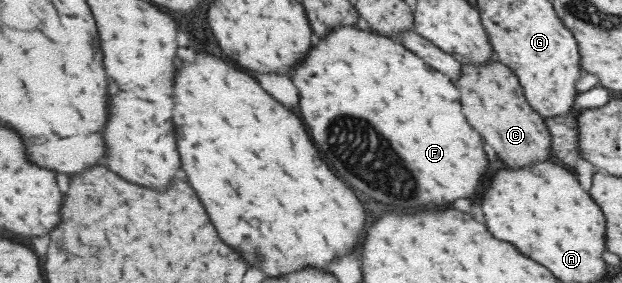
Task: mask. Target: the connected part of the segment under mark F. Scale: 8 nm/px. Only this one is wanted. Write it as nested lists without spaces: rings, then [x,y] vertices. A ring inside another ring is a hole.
[[[342,23],[323,41],[299,63],[293,71],[293,81],[301,91],[301,115],[321,153],[337,169],[337,175],[371,195],[371,199],[397,209],[429,209],[451,205],[457,199],[473,199],[487,177],[487,157],[479,135],[465,121],[456,82],[408,46],[375,30],[359,30],[355,25]]]

